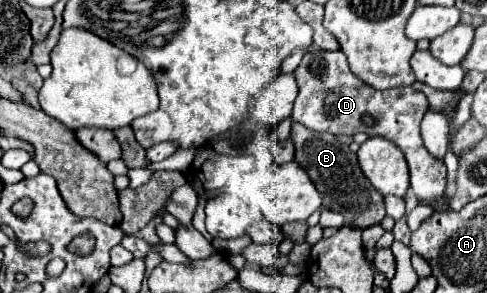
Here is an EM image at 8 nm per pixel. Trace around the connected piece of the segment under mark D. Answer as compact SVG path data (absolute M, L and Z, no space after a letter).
M310 50L302 58L294 74L300 88L292 110L294 122L300 122L314 132L350 136L366 132L368 136L382 136L386 140L392 140L406 156L410 168L410 186L416 198L430 204L442 200L446 188L446 166L426 150L420 138L420 122L430 108L422 92L416 92L410 86L390 90L374 90L366 86L350 72L342 50Z

